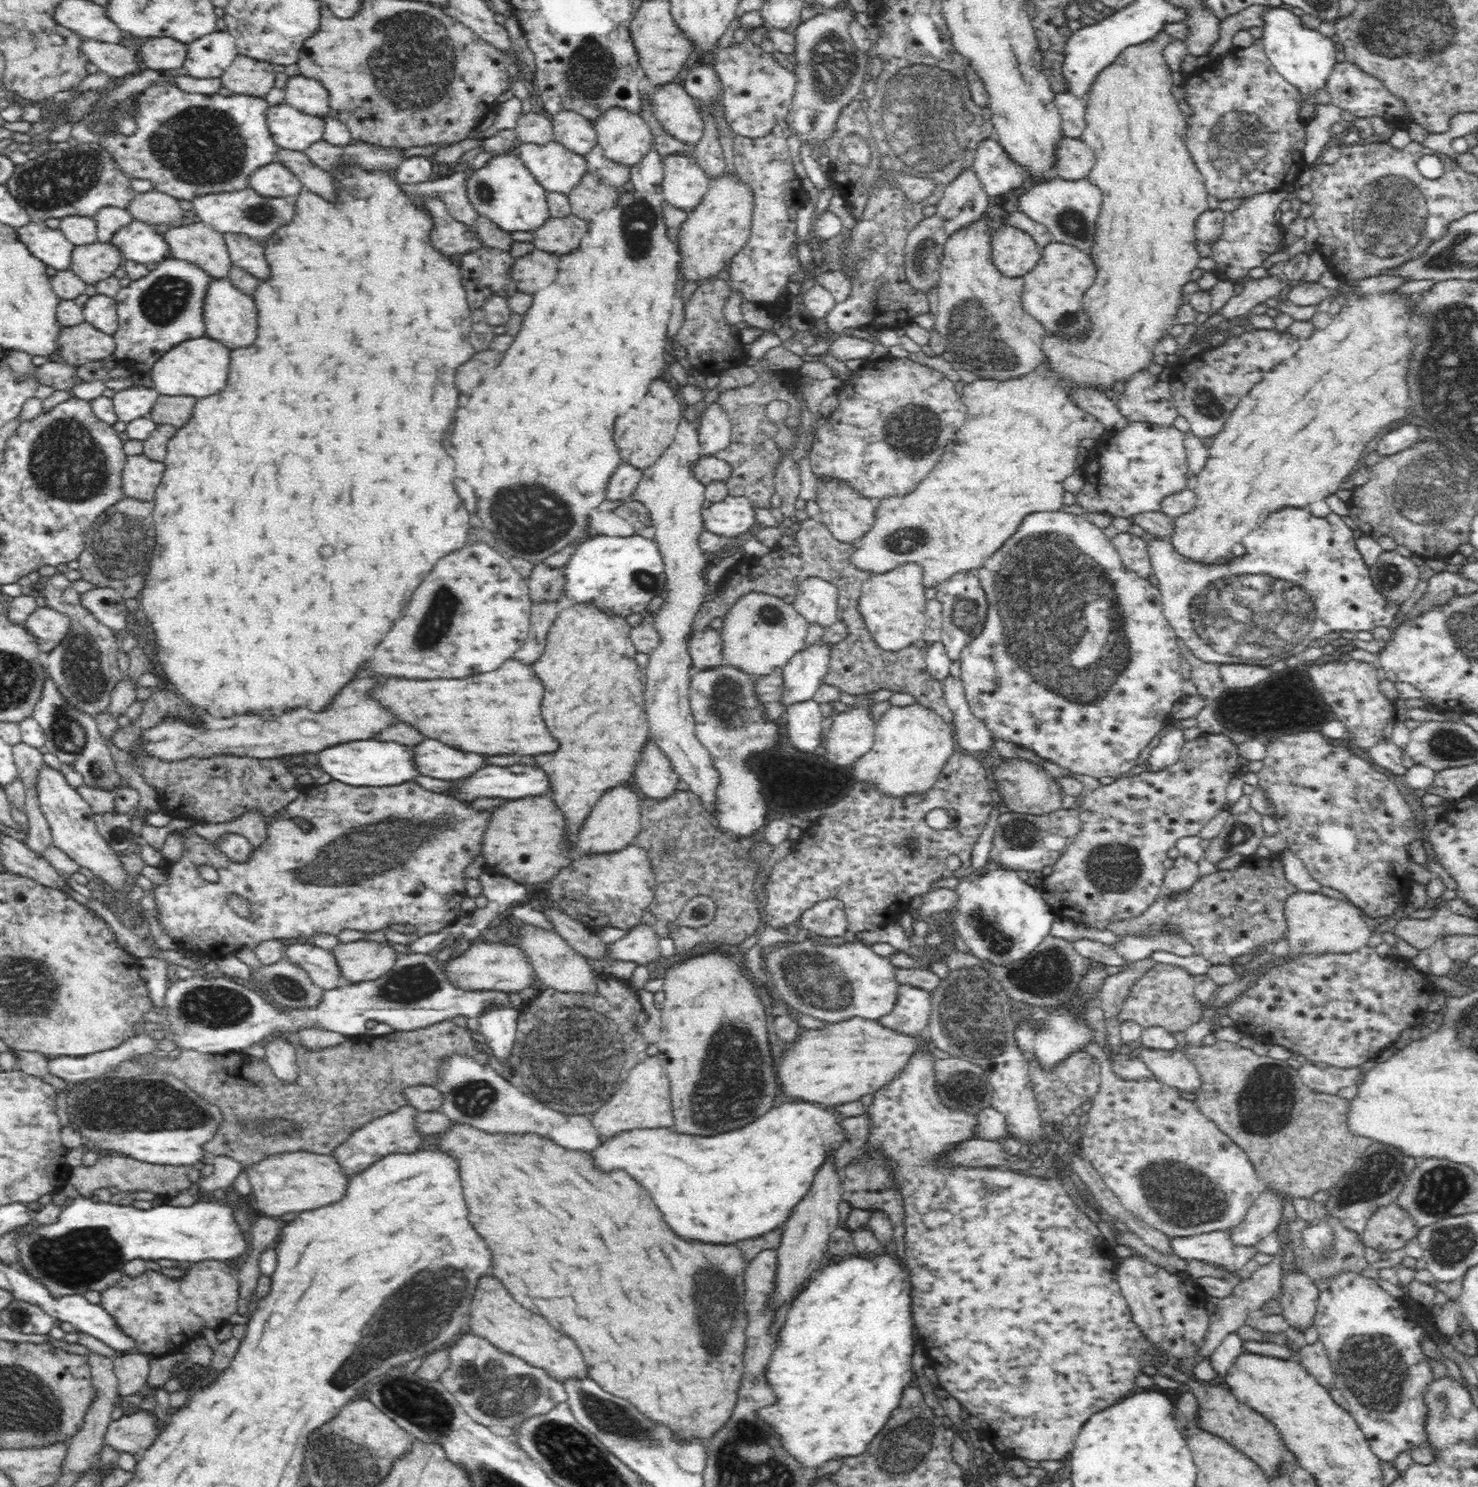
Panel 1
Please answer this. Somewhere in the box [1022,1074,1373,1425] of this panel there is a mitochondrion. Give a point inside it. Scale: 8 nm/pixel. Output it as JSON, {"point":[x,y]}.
{"point":[1186,1196]}

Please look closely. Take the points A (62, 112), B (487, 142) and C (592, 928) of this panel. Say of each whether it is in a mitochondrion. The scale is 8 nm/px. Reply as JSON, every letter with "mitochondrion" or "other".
{"A":"other","B":"other","C":"other"}

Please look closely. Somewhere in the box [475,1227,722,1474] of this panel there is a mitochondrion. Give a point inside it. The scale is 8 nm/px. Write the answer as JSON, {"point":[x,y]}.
{"point":[612,1418]}

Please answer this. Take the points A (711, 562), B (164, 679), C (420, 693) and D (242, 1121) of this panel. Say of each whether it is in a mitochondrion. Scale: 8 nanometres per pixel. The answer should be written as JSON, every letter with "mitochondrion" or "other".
{"A":"other","B":"other","C":"other","D":"mitochondrion"}

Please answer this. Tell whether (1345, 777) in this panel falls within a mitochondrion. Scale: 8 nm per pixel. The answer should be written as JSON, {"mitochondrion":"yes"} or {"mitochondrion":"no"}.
{"mitochondrion":"no"}

